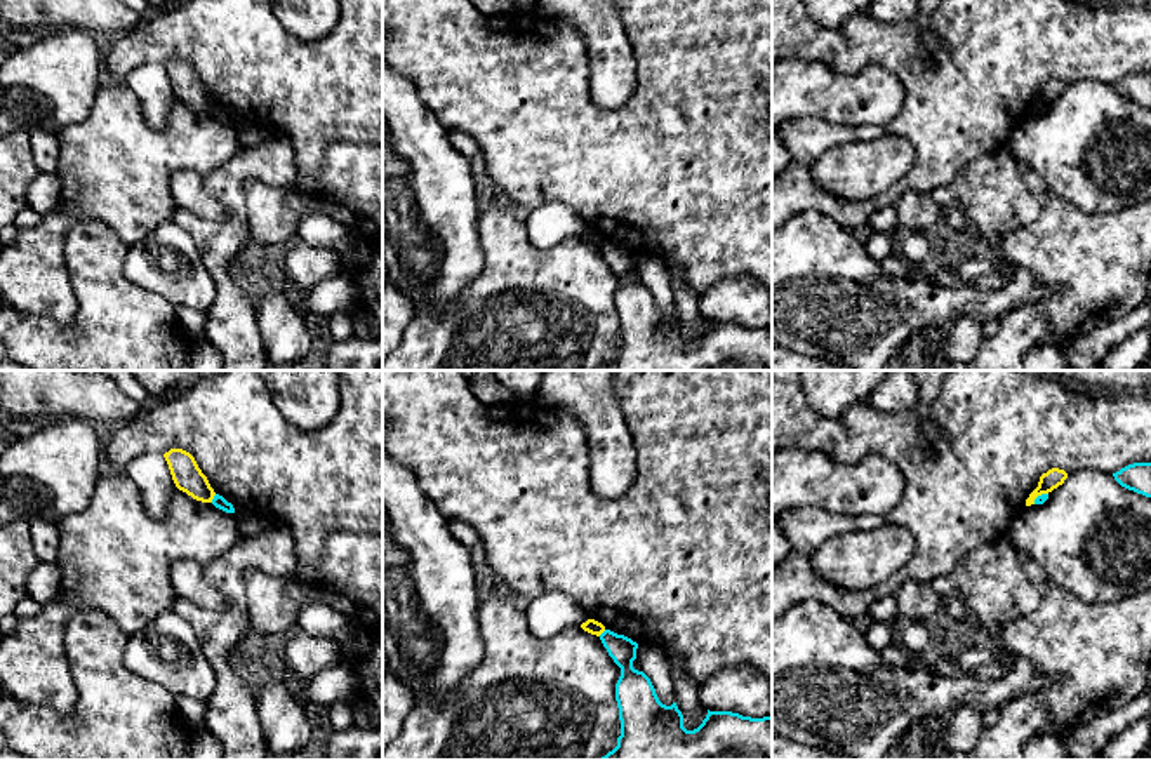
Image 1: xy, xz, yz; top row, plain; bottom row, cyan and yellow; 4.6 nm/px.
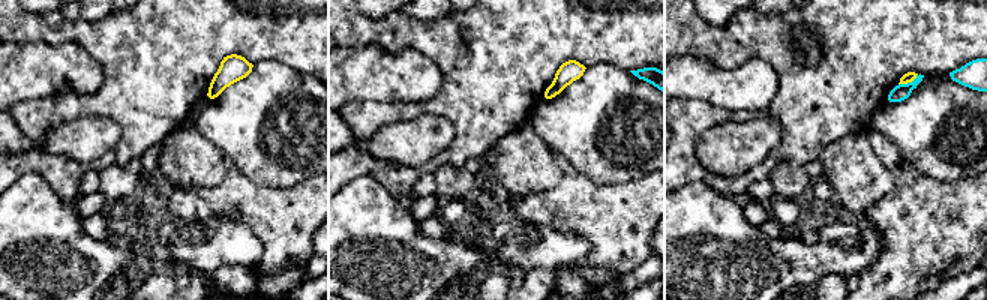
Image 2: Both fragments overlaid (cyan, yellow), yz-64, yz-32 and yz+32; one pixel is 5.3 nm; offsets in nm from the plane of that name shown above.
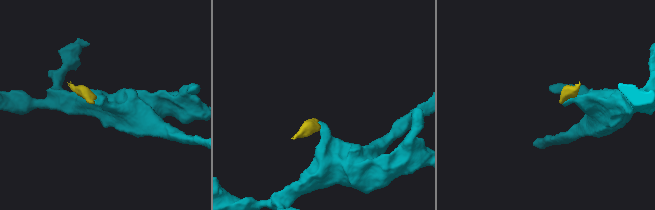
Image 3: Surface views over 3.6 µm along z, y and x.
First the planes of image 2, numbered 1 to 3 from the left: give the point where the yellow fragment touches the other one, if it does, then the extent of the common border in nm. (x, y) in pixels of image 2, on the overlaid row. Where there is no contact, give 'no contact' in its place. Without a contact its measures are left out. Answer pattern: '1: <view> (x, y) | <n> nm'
1: no contact
2: no contact
3: yz+32 (908, 83) | 120 nm

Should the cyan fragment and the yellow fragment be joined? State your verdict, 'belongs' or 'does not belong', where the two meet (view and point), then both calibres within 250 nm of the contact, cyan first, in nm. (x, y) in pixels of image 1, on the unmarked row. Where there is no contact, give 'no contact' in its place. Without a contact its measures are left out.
does not belong; meets cyan in xy at (214, 108); 60 nm thick on the cyan side, 140 nm on the other

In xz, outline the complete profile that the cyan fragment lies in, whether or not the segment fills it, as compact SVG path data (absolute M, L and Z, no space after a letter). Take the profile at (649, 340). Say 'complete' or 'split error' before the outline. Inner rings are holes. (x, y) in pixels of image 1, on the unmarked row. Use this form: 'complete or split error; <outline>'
complete; M605 240L600 250L621 278L615 294L621 346L617 357L600 370L772 370L772 327L751 329L732 322L708 320L702 334L687 341L676 313L662 315L650 289L633 278L638 254L610 240Z

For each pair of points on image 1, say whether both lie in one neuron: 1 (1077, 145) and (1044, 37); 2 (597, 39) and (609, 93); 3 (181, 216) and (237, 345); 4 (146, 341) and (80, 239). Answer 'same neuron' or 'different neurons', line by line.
1: different neurons
2: same neuron
3: same neuron
4: same neuron

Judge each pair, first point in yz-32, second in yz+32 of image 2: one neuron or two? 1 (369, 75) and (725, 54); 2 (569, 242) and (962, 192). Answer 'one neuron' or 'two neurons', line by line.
1: two neurons
2: two neurons

